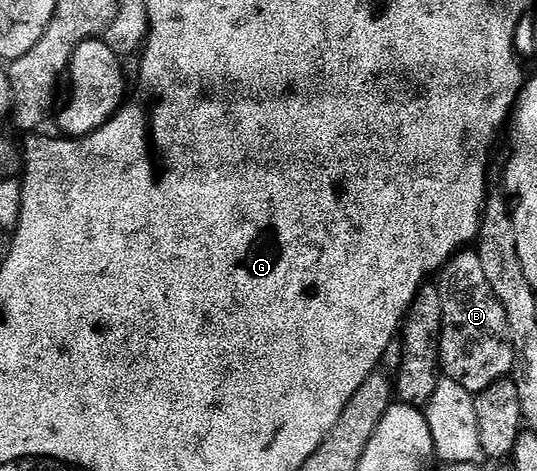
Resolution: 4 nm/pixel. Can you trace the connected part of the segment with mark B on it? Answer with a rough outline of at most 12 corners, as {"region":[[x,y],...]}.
{"region":[[475,250],[446,265],[442,373],[476,394],[516,367]]}

